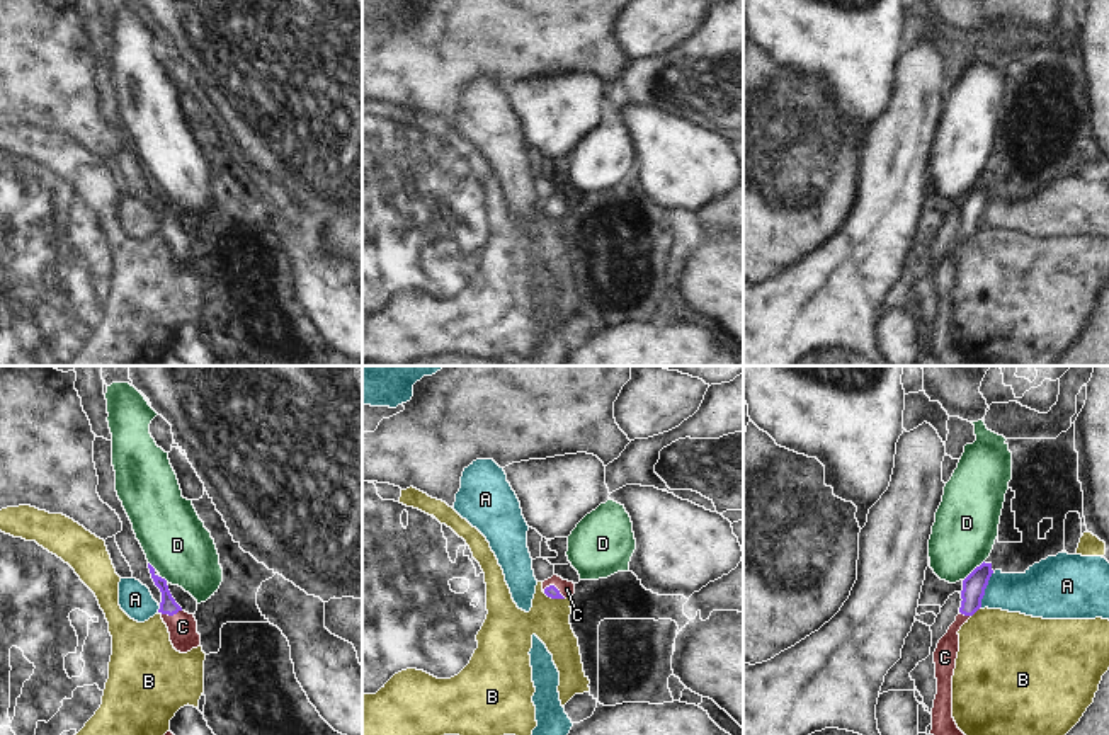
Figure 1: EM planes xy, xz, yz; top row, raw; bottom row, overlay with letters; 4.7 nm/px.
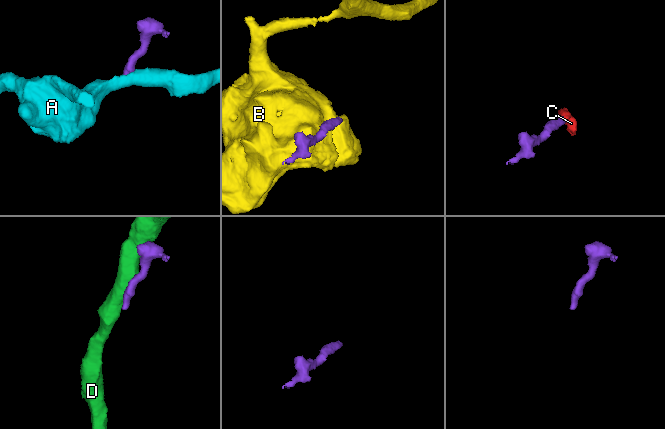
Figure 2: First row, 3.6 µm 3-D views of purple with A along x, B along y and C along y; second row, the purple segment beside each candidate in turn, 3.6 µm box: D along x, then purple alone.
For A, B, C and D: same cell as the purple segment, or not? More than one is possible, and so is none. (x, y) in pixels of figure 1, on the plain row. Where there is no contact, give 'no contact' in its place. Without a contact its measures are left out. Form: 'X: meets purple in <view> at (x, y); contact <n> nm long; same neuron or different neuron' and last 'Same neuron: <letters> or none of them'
A: meets purple in yz at (983, 210); contact 190 nm long; different neuron
B: meets purple in xz at (553, 216); contact 110 nm long; different neuron
C: meets purple in xz at (555, 206); contact 120 nm long; same neuron
D: meets purple in yz at (973, 189); contact 140 nm long; different neuron
Same neuron: C

